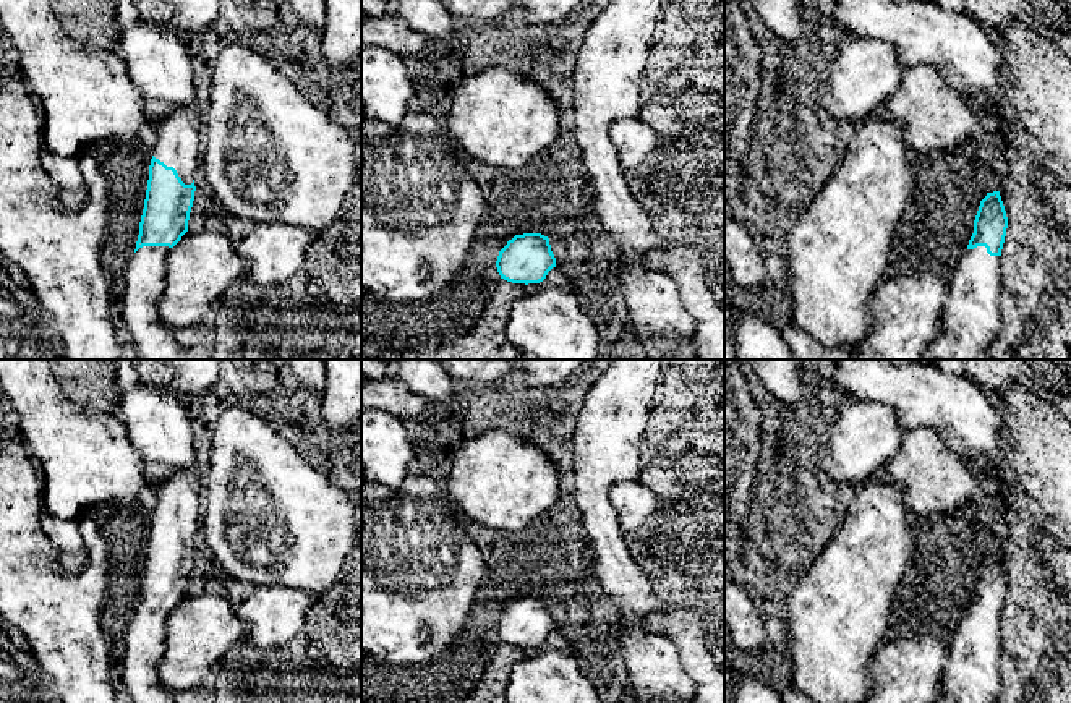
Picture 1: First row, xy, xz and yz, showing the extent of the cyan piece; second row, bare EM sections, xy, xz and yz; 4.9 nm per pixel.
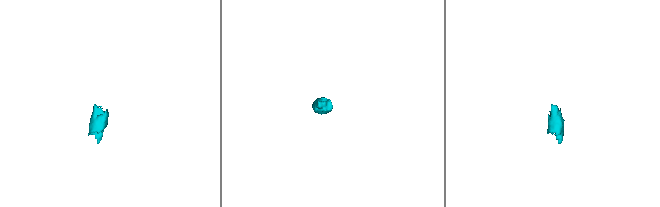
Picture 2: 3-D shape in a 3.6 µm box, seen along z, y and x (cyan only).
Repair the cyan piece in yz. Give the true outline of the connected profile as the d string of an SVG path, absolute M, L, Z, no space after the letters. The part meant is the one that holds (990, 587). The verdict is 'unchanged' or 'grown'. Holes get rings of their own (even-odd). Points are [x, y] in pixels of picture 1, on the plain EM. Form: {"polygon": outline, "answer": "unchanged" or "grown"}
{"polygon": "M1000 554L987 556L980 564L967 612L954 638L948 641L943 692L937 703L998 703L1001 695L1001 612L1006 591L1008 580Z", "answer": "grown"}

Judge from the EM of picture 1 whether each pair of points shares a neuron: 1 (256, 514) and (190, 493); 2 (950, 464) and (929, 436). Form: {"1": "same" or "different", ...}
{"1": "different", "2": "same"}

